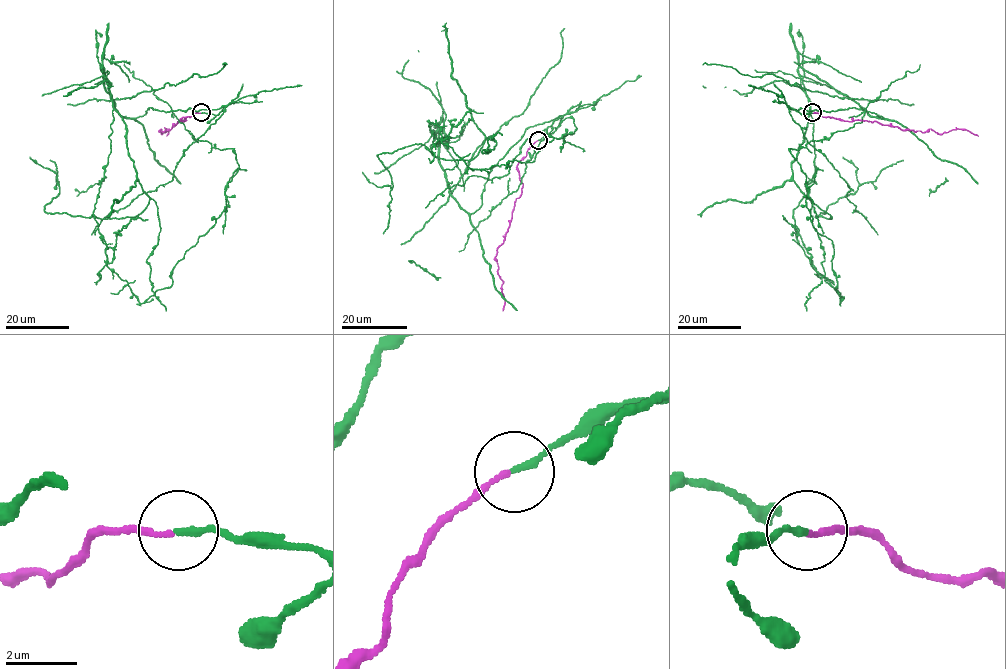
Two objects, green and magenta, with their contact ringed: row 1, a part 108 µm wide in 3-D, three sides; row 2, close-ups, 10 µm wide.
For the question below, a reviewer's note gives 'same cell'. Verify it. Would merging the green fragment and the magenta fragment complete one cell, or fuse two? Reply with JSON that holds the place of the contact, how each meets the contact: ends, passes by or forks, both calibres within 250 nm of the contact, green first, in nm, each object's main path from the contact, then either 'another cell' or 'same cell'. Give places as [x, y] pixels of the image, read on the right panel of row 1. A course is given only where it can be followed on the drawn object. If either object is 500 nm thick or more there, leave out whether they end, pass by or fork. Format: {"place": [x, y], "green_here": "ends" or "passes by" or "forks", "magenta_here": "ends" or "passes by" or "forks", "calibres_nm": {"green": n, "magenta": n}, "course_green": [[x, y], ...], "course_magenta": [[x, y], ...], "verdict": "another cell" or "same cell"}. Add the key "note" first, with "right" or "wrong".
{"note": "wrong", "place": [812, 112], "green_here": "ends", "magenta_here": "ends", "calibres_nm": {"green": 200, "magenta": 150}, "course_green": [[812, 112], [788, 107], [883, 118], [799, 68], [795, 238], [840, 303], [789, 150], [920, 64]], "course_magenta": [[812, 113], [845, 121], [874, 121], [903, 130], [925, 132], [931, 129], [939, 134], [959, 128], [978, 136]], "verdict": "another cell"}

